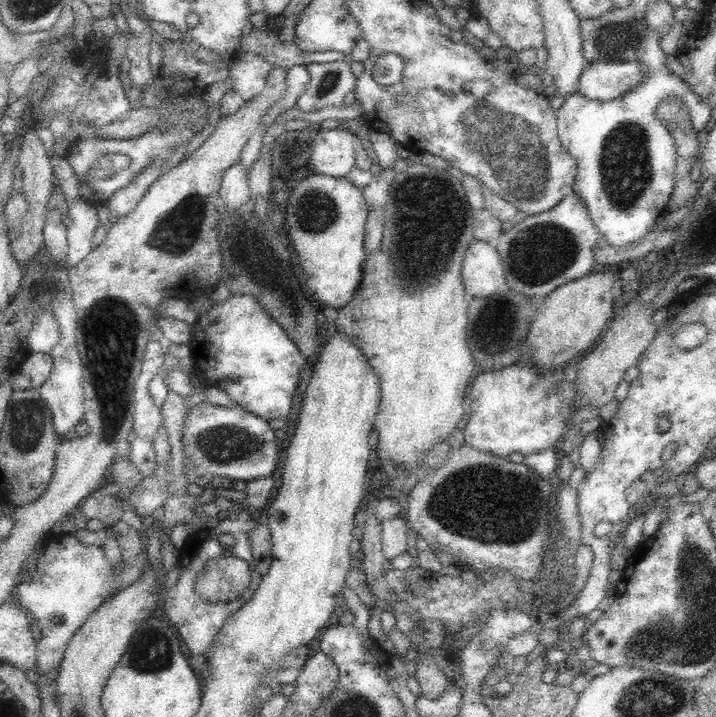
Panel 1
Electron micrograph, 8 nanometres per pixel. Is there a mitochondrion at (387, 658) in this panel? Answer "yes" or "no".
no

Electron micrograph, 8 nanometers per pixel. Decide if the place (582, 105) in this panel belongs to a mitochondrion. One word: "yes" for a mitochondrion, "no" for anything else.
no

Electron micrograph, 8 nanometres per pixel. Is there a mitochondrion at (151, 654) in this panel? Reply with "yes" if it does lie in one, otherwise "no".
yes

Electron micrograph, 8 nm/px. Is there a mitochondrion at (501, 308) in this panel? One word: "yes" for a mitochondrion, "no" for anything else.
no

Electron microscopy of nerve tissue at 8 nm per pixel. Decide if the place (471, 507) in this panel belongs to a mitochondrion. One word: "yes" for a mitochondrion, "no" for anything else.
yes

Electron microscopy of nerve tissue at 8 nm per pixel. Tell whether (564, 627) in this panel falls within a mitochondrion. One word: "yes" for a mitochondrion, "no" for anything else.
no

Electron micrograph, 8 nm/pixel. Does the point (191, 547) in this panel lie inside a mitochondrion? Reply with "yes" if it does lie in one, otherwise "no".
no

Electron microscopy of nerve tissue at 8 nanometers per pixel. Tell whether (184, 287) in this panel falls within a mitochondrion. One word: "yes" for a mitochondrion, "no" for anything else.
no

